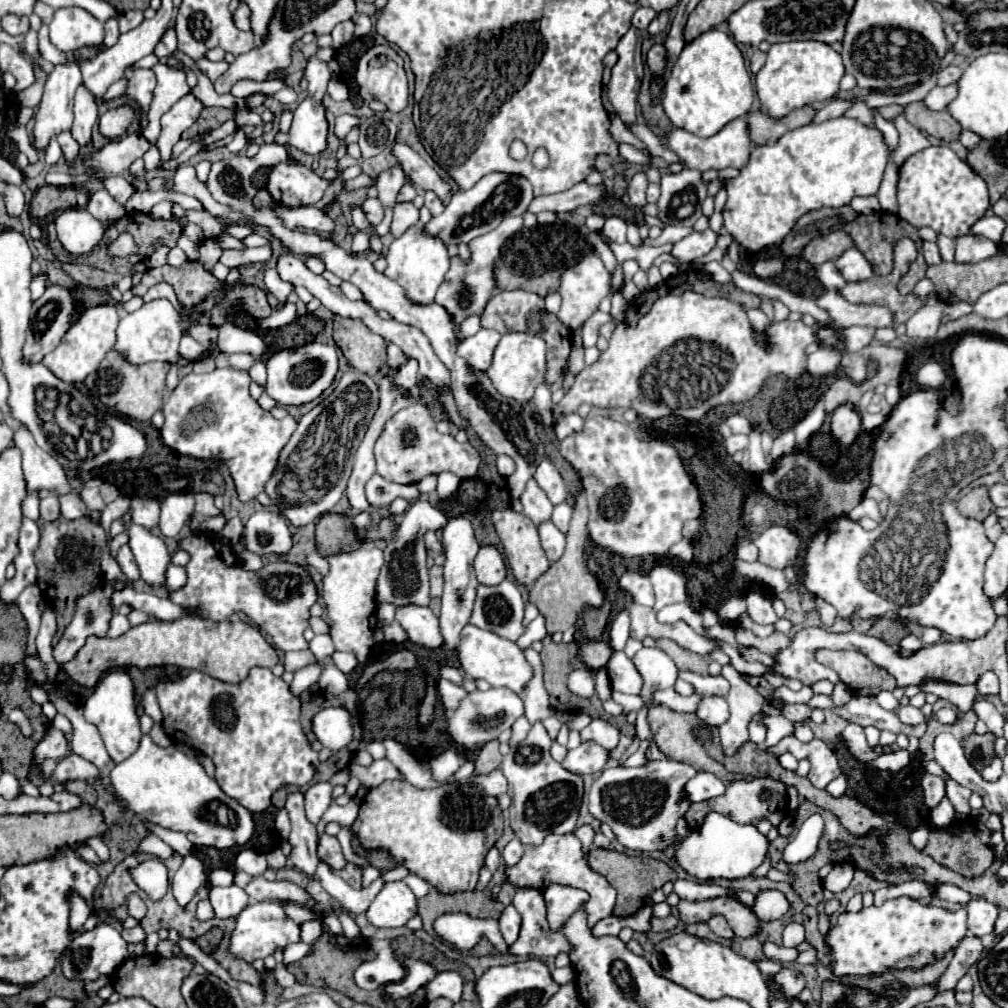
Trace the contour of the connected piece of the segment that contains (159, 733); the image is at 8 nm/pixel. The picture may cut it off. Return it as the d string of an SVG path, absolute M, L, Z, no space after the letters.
M154 723L154 727L150 729L150 733L148 733L150 737L152 737L152 741L156 743L156 745L160 745L160 747L168 747L172 741L170 741L170 737L164 733L164 729L162 729L162 725L160 723Z

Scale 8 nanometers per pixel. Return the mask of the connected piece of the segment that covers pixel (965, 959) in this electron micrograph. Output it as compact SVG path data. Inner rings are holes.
M964 937L960 941L960 945L954 951L954 959L950 961L948 969L944 971L944 975L938 979L938 991L946 991L946 989L954 989L958 979L966 975L966 971L978 963L980 955L982 955L984 947L980 937Z

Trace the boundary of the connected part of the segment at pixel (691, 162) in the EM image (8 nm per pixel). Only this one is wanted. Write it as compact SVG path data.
M738 117L730 121L726 127L722 127L716 135L702 139L694 133L688 133L684 129L672 129L668 135L668 147L686 163L688 169L698 169L698 171L708 171L708 169L726 169L726 167L736 167L744 169L750 159L750 135L748 135L748 123L744 117Z

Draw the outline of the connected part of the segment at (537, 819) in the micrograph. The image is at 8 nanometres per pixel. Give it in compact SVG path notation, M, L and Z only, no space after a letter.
M538 721L532 725L528 737L512 747L502 761L502 773L508 779L508 795L512 797L510 825L524 845L540 845L550 833L572 833L576 829L584 781L552 759L550 745L552 739Z

